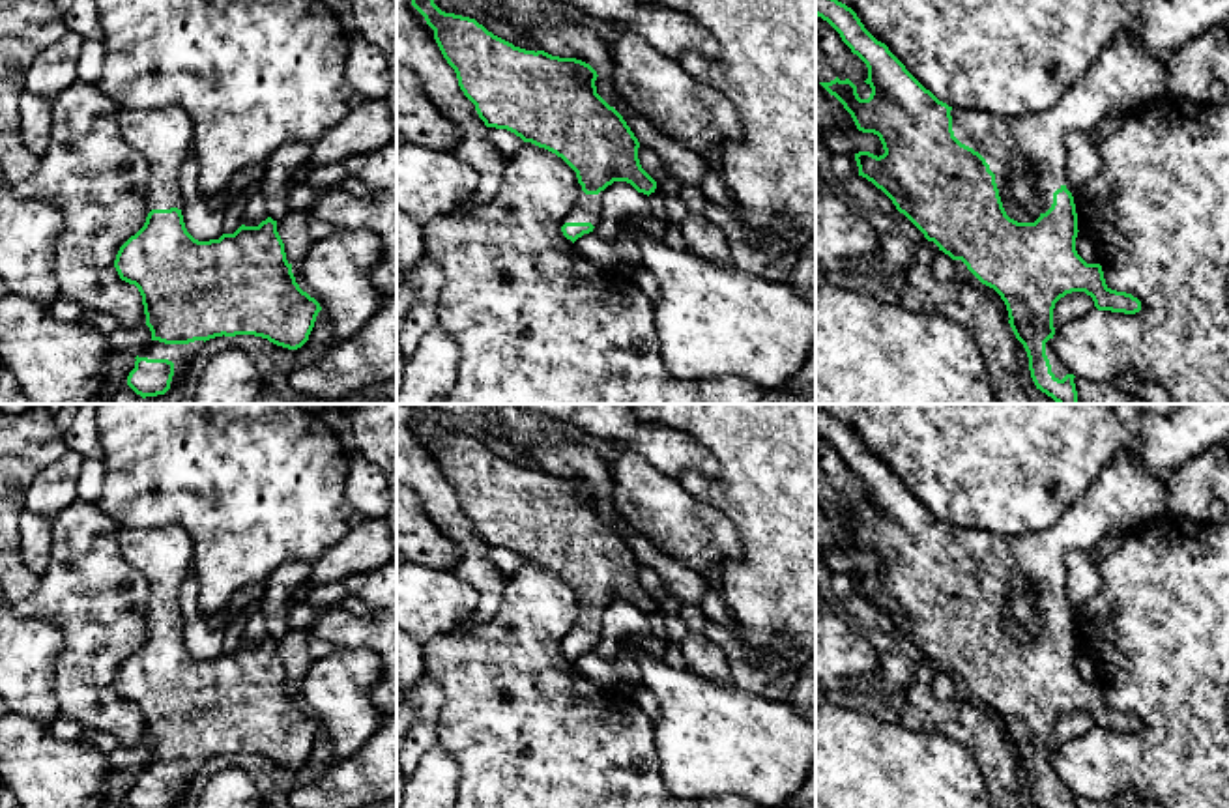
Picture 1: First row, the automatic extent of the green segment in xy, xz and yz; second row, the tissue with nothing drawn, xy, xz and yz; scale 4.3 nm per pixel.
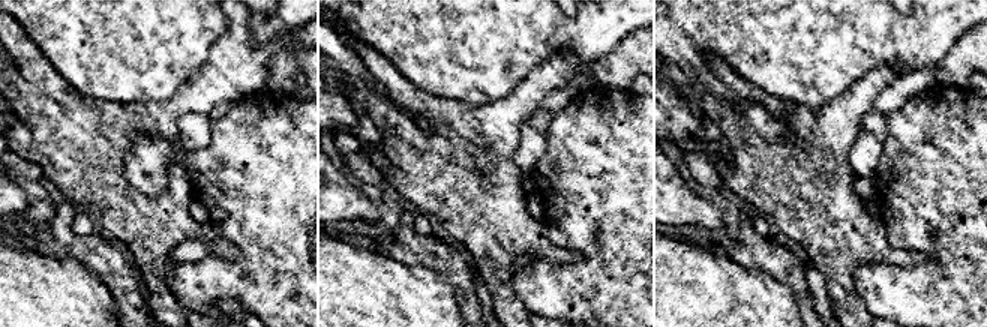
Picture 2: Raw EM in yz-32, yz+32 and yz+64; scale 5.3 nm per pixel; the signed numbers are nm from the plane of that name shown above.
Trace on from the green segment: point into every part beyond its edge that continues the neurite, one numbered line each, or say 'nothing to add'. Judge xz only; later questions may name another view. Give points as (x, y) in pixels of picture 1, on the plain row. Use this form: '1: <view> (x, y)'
1: xz (586, 631)

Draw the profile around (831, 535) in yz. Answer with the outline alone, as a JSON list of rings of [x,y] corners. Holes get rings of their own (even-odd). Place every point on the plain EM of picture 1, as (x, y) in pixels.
[[[816,499],[816,561],[827,552],[853,552],[857,548],[851,533]]]

